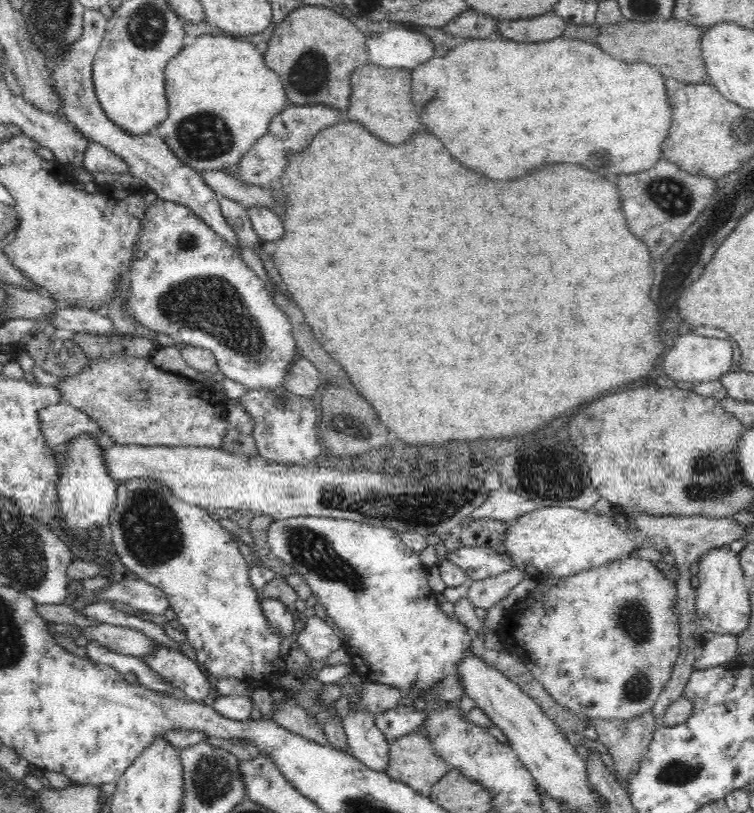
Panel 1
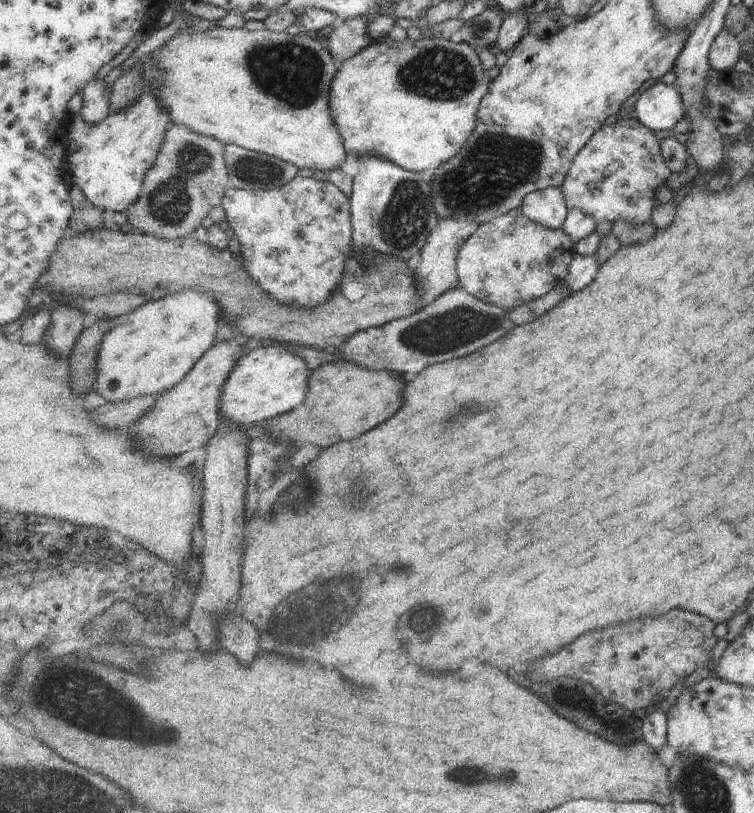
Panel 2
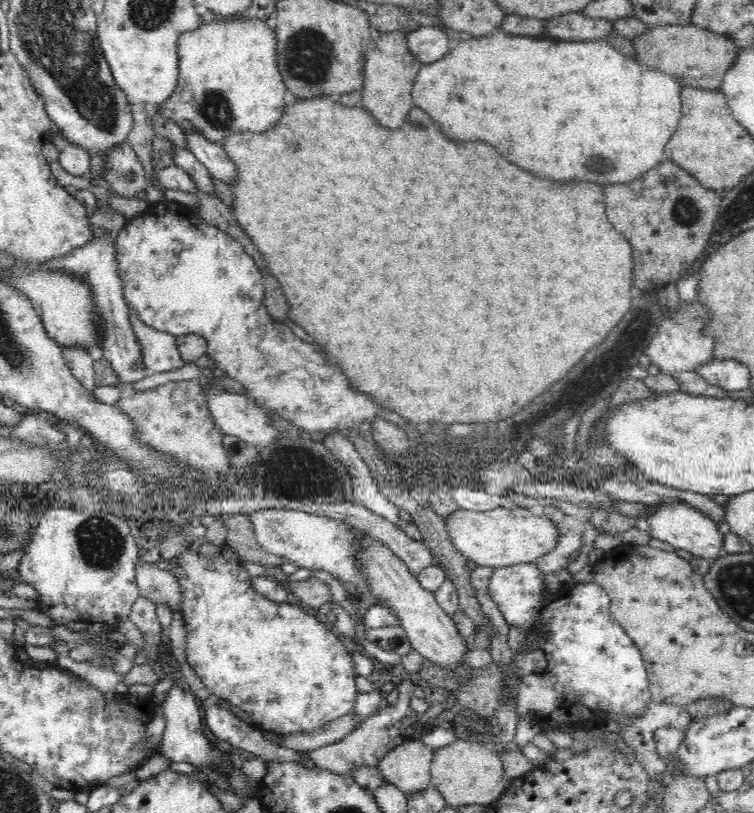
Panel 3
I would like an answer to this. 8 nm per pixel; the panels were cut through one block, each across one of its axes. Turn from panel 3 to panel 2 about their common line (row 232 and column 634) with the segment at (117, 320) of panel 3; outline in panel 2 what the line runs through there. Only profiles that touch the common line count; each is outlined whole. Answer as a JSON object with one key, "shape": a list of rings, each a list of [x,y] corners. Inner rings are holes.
{"shape":[[[658,82],[639,95],[634,106],[636,118],[653,130],[673,130],[685,116],[683,99],[675,84]]]}

